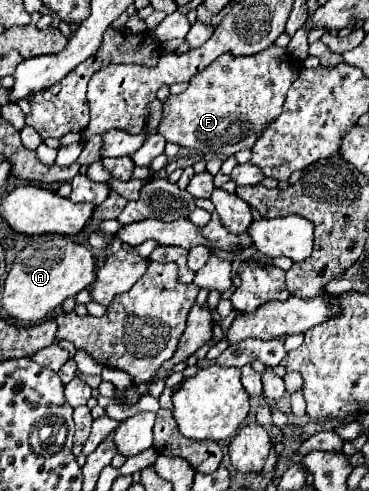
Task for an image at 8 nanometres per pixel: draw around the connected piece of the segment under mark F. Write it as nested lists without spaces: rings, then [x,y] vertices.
[[[270,45],[266,51],[248,57],[220,55],[214,63],[210,63],[210,67],[206,67],[204,71],[194,75],[194,79],[190,79],[190,85],[184,93],[168,95],[164,103],[164,117],[158,125],[158,133],[170,143],[202,151],[204,155],[230,157],[242,149],[250,149],[258,139],[262,127],[282,113],[288,87],[296,77],[298,69],[292,69],[286,49],[278,45]]]

